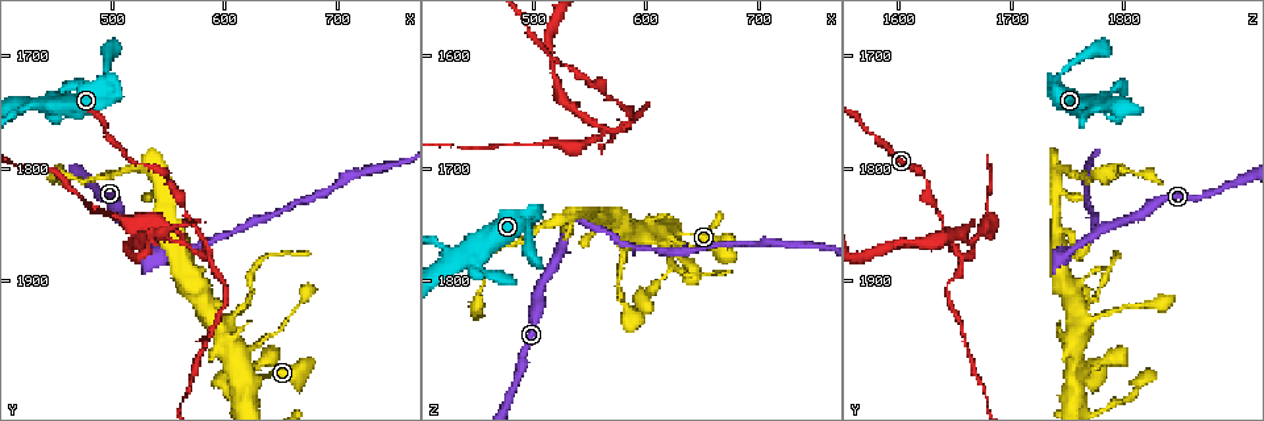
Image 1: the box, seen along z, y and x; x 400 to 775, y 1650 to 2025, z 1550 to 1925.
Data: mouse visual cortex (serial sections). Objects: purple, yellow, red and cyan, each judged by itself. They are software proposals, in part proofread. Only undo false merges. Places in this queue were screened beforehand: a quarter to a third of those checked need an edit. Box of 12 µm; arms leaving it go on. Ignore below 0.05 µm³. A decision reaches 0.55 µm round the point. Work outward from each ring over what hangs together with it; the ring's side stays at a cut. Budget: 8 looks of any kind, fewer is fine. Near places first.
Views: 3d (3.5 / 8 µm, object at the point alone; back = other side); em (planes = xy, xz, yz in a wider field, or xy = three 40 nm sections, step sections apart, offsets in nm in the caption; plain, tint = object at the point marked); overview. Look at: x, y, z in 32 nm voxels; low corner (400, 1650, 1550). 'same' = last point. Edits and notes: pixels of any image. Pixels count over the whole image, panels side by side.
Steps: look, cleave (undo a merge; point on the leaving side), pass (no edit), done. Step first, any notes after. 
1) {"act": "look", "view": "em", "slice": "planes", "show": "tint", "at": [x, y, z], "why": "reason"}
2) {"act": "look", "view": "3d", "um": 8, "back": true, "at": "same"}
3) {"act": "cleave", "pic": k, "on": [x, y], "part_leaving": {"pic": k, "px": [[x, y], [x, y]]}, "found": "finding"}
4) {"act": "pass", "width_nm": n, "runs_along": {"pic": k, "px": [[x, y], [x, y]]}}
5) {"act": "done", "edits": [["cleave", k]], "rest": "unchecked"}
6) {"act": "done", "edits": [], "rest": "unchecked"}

{"act": "look", "view": "3d", "um": 3.5, "at": [516, 1802, 1750], "why": "thick turns thin"}

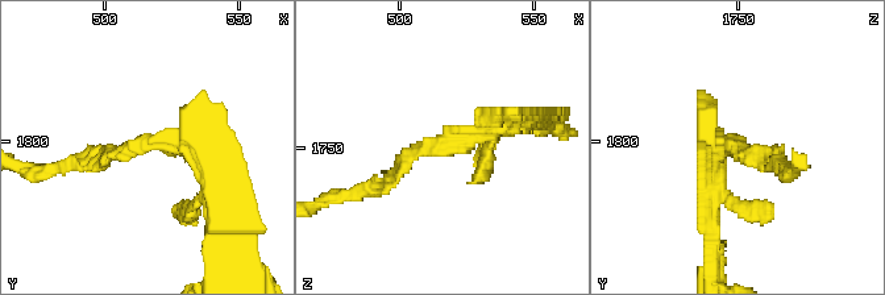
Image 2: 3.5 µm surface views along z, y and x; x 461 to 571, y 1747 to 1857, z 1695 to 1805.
{"act": "look", "view": "em", "slice": "xy", "step": 5, "show": "tint", "at": [517, 1801, 1748]}

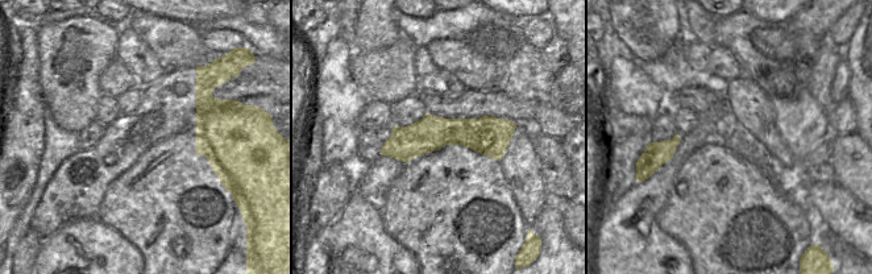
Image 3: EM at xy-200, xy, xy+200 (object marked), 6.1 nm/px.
{"act": "pass", "runs_along": {"pic": 2, "px": [[511, 121], [410, 152], [378, 186]]}, "found": "all the same cell"}

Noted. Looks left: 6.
{"act": "look", "view": "3d", "um": 3.5, "at": [618, 1926, 1768], "why": "sudden change in width"}

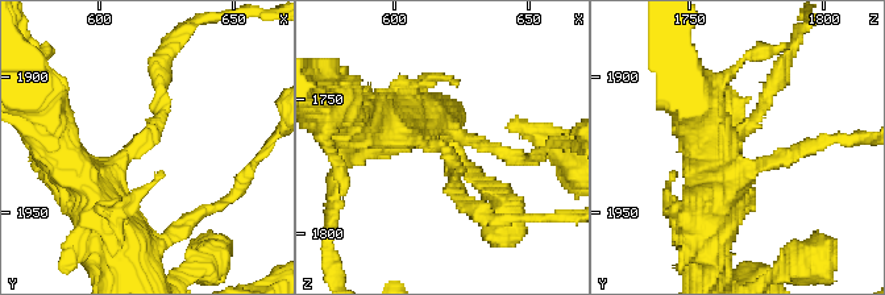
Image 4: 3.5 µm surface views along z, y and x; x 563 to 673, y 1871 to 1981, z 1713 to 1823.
{"act": "look", "view": "em", "slice": "planes", "show": "tint", "at": [616, 1923, 1766], "arm_widths_nm": [150, 600]}

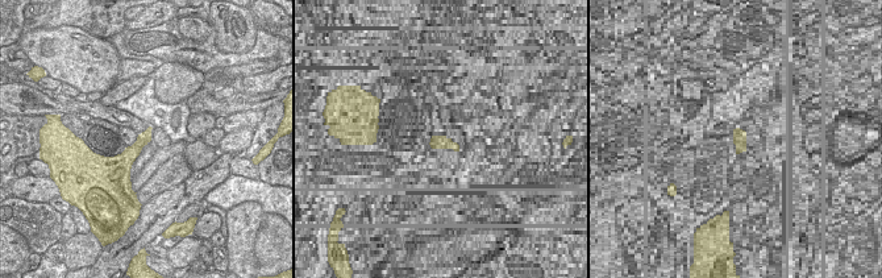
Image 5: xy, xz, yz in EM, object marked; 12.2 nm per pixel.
{"act": "pass", "runs_along": {"pic": 4, "px": [[95, 206], [160, 121], [160, 73]]}, "found": "all the same cell"}

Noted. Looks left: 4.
{"act": "look", "view": "3d", "um": 3.5, "back": true, "at": [530, 1878, 1742], "why": "abrupt turn"}

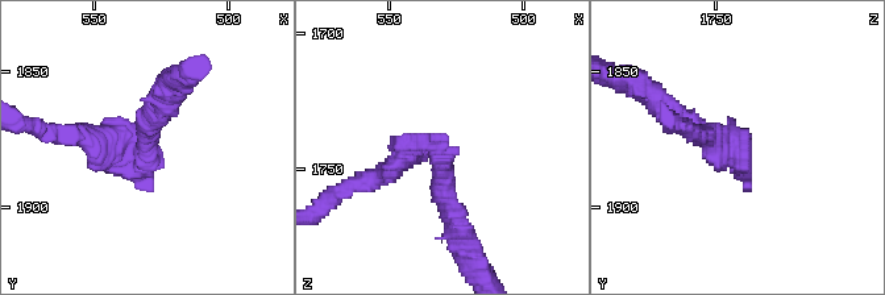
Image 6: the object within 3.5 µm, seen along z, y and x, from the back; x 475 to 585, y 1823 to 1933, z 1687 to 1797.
{"act": "look", "view": "em", "slice": "xy", "step": 2, "show": "tint", "at": [533, 1879, 1742], "why": "now the EM"}

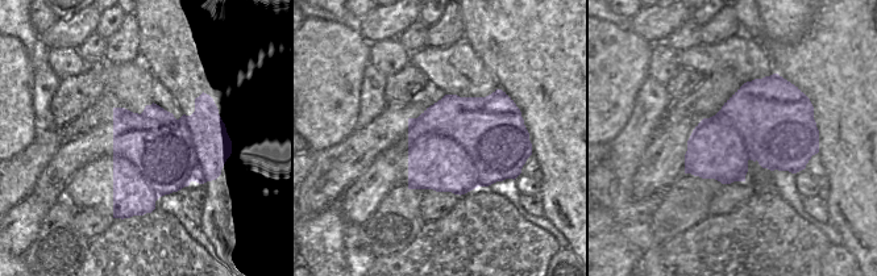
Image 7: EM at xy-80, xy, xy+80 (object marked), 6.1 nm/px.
{"act": "cleave", "pic": 6, "on": [730, 136], "found": "a second cell is stuck on"}

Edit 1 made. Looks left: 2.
{"act": "done", "edits": [["cleave", 6]], "rest": "unchecked"}

